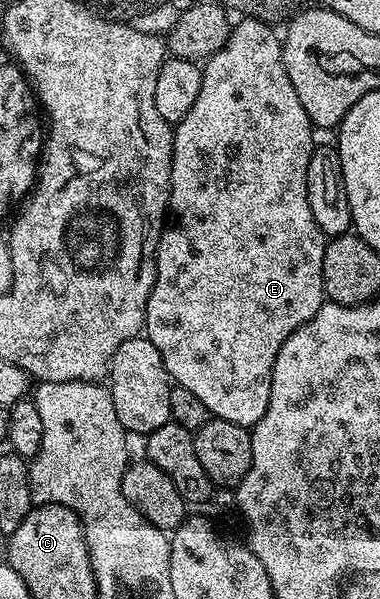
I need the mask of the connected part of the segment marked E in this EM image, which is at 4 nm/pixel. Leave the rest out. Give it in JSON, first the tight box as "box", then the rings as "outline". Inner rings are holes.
{"box":[144,18,328,429],"outline":[[[242,18],[238,21],[231,27],[230,37],[221,50],[205,61],[200,94],[196,102],[192,102],[192,110],[188,110],[188,114],[184,114],[182,121],[173,129],[170,207],[154,259],[156,282],[148,298],[144,335],[152,342],[152,346],[156,346],[156,350],[160,350],[160,358],[164,358],[164,366],[171,381],[177,387],[196,394],[196,398],[208,406],[211,417],[253,429],[260,418],[264,418],[264,410],[268,410],[272,394],[272,366],[276,362],[276,354],[280,354],[280,346],[284,346],[288,334],[311,320],[324,303],[322,267],[328,240],[322,235],[320,226],[316,226],[316,218],[312,218],[312,206],[308,206],[308,162],[316,147],[316,129],[310,123],[304,106],[300,106],[300,97],[288,79],[288,70],[284,70],[279,33],[274,33],[274,28],[263,20]]]}

